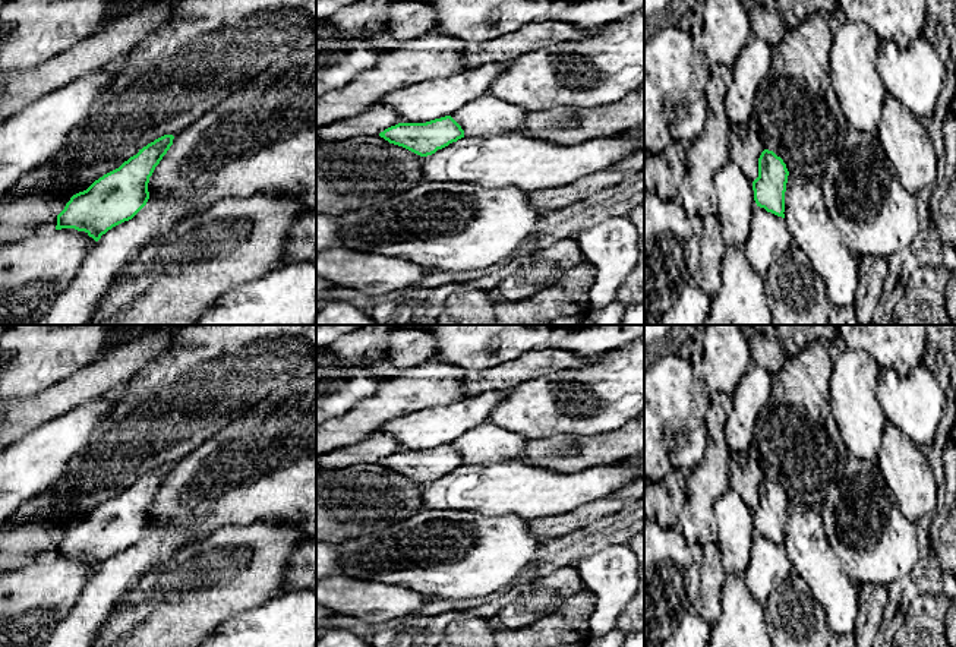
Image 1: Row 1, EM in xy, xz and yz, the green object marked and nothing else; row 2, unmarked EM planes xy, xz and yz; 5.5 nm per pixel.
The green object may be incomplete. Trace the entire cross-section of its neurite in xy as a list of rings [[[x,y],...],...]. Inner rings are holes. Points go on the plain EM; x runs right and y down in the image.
[[[173,463],[155,467],[86,518],[73,523],[57,543],[56,558],[75,556],[98,569],[113,555],[132,547],[146,533],[149,505],[173,467]]]

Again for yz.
[[[764,477],[758,486],[758,505],[753,509],[754,528],[777,545],[785,546],[785,520],[789,499],[773,479]]]

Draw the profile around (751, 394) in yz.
[[[751,363],[732,395],[732,410],[725,425],[725,436],[731,452],[748,452],[754,441],[754,427],[769,397],[772,375]]]

